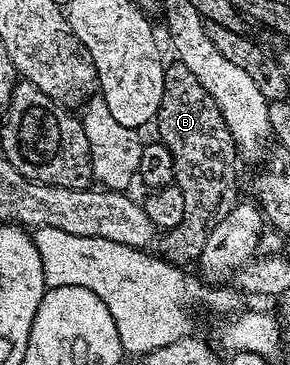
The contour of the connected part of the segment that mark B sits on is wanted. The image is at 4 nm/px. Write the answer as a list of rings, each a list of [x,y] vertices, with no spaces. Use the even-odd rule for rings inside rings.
[[[172,61],[164,69],[162,105],[154,120],[160,130],[159,142],[165,143],[174,157],[176,186],[189,190],[186,194],[186,217],[163,236],[163,258],[177,265],[192,264],[199,260],[206,237],[222,222],[238,202],[236,196],[236,142],[210,93],[202,89],[198,77],[178,61]]]

